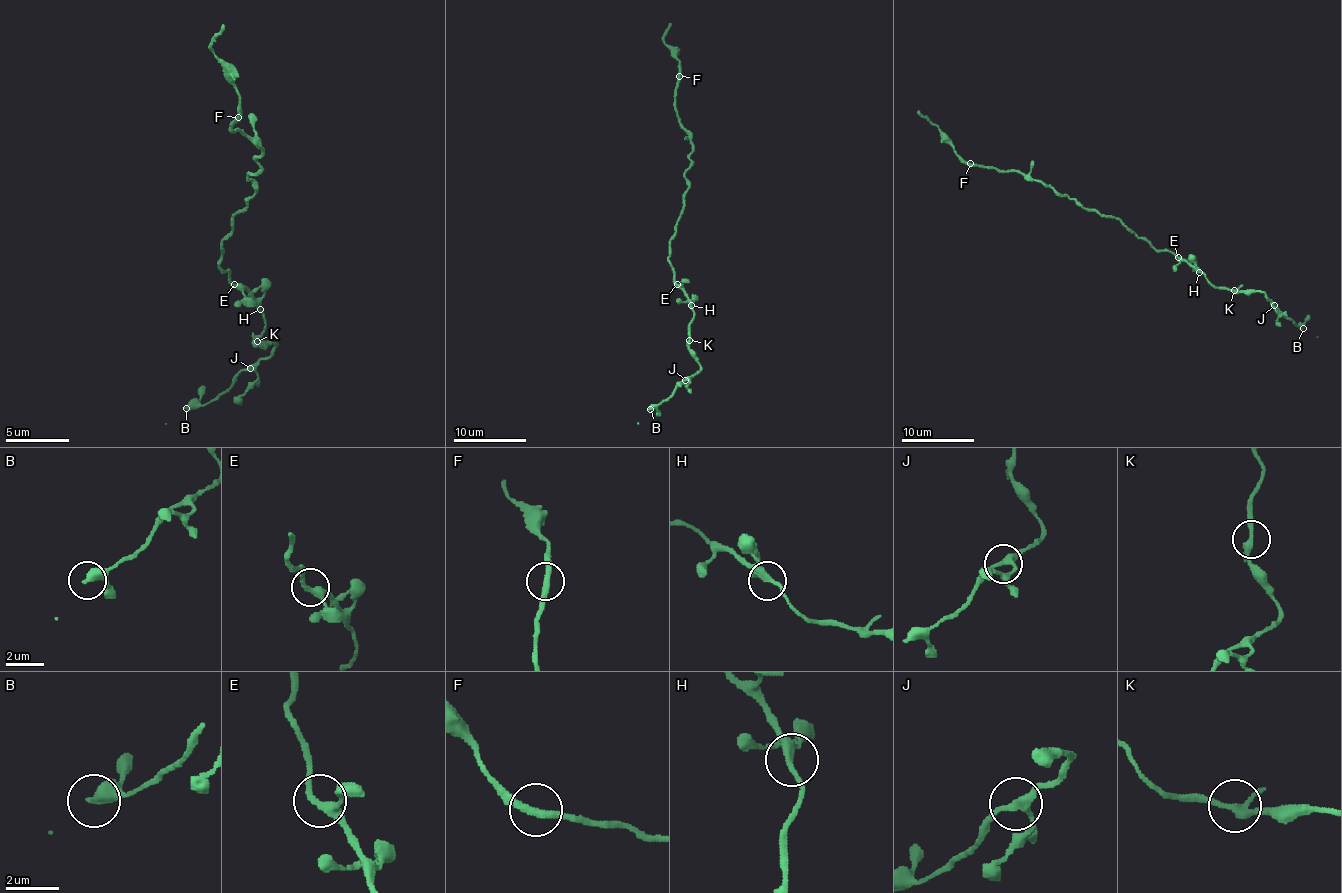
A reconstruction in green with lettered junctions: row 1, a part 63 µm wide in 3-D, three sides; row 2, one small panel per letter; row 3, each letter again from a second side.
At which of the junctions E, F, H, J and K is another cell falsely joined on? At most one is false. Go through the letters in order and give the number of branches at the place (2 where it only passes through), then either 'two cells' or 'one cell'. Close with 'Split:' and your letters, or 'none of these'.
E: branches 3; one cell
F: branches 2; one cell
H: branches 3; one cell
J: branches 3; one cell
K: branches 3; one cell
Split: none of these

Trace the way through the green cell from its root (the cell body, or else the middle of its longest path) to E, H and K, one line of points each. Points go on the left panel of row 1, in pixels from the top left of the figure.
E: (231, 229), (222, 242), (218, 264), (228, 271), (228, 277), (234, 284)
H: (231, 229), (222, 242), (218, 264), (228, 271), (228, 277), (260, 309)
K: (231, 229), (222, 242), (218, 264), (257, 303), (257, 309), (263, 316), (263, 328), (257, 335), (257, 341)

